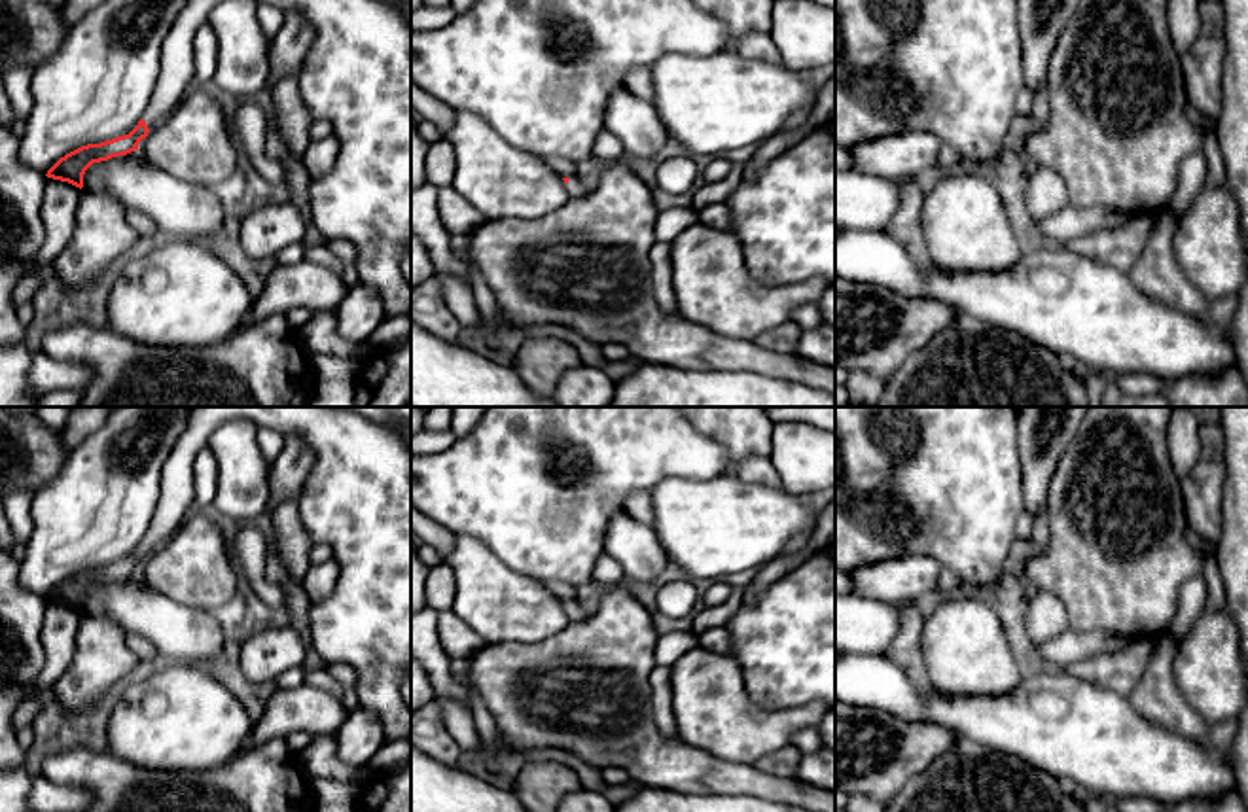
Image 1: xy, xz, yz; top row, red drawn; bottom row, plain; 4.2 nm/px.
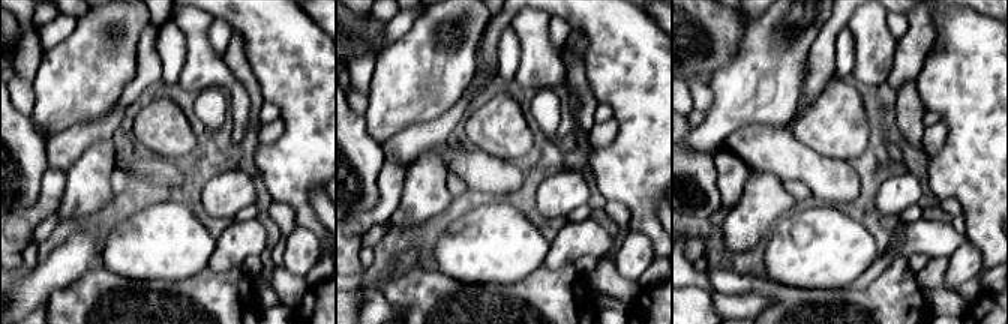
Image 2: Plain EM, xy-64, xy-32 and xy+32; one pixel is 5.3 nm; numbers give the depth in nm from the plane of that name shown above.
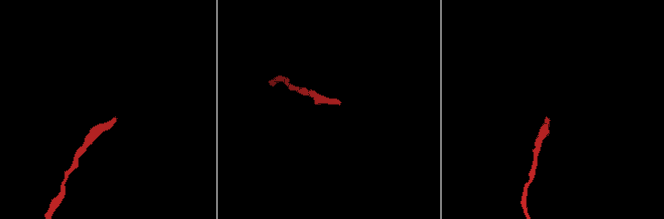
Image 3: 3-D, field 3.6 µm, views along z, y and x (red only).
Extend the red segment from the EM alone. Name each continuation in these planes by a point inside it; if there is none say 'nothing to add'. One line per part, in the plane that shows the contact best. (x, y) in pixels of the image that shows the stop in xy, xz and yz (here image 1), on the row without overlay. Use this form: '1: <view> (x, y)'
1: xy (356, 500)

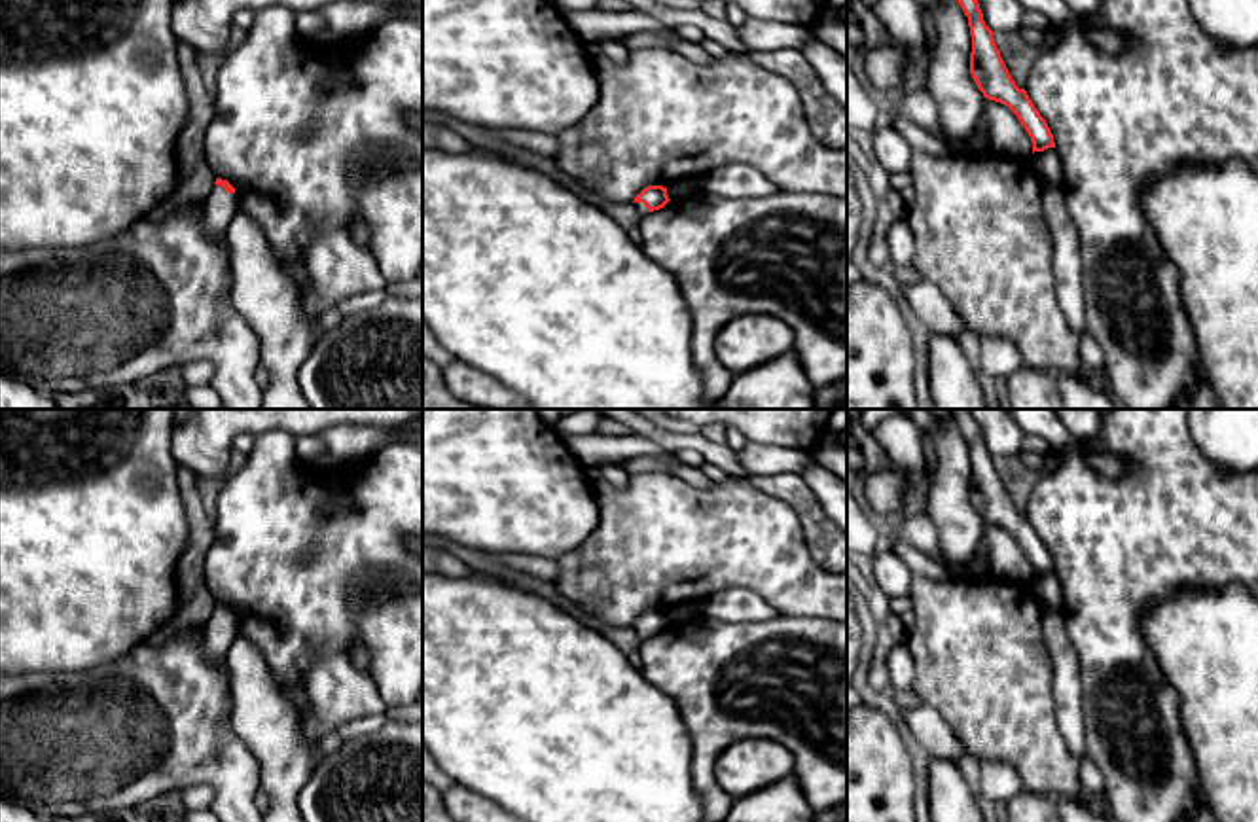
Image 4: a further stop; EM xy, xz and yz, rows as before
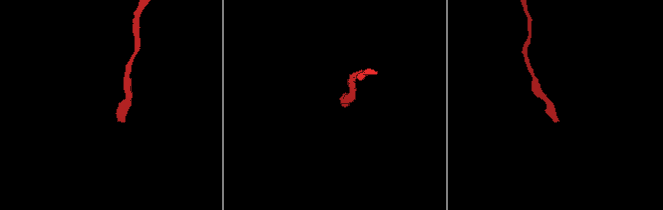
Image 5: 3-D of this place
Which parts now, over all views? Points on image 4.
1: xy (220, 629)

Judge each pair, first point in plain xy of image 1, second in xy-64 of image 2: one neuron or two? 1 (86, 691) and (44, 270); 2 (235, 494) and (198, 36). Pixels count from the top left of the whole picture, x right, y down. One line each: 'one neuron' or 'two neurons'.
1: two neurons
2: one neuron

